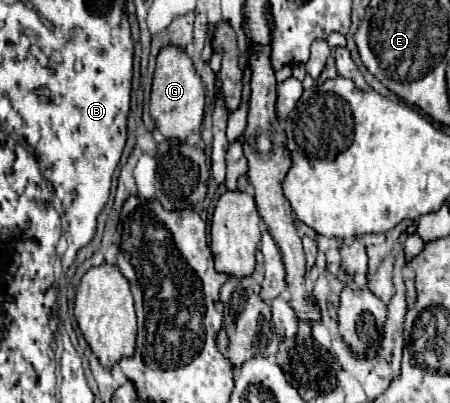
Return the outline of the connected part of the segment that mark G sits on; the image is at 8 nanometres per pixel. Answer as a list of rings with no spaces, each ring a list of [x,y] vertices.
[[[166,46],[158,54],[154,82],[152,82],[150,114],[156,122],[156,128],[164,134],[166,140],[170,140],[170,144],[184,142],[202,124],[202,116],[204,116],[202,80],[200,80],[198,72],[194,70],[192,60],[186,56],[186,52],[176,46]]]

